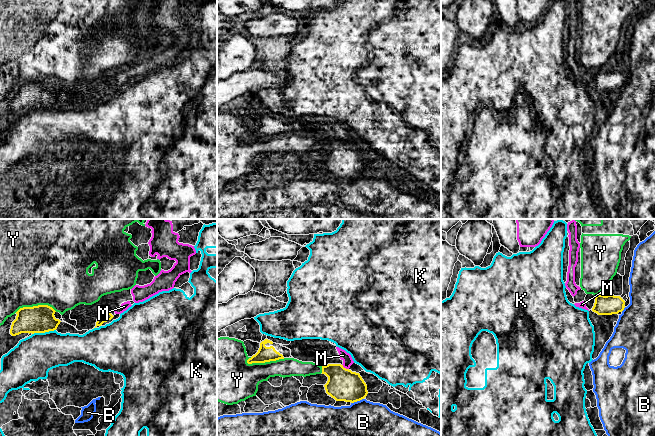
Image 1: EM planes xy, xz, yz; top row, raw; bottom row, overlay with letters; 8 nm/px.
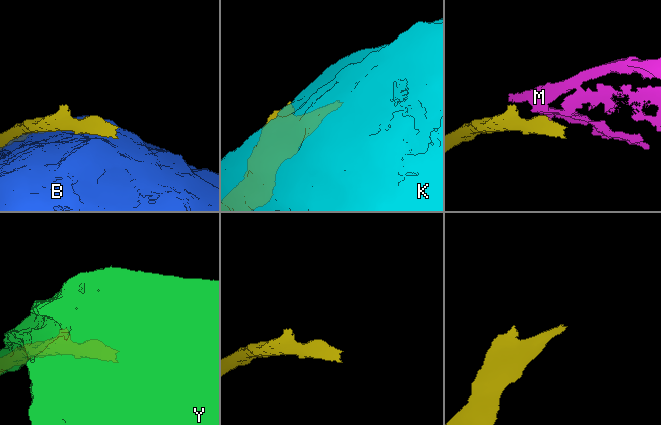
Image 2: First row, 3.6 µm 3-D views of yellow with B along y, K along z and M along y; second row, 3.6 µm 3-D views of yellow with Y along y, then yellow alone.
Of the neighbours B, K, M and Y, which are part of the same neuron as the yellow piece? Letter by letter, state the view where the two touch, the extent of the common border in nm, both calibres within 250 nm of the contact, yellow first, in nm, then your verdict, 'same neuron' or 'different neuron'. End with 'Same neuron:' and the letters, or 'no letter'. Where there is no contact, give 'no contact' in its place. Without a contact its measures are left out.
B: contact in xz; length 110 nm; calibres 260 and 460 nm; different neuron
K: contact in xy; length 200 nm; calibres 220 and 320 nm; different neuron
M: contact in xz; length 70 nm; calibres 260 and 80 nm; same neuron
Y: contact in xz; length 320 nm; calibres 130 and 280 nm; different neuron
Same neuron: M

